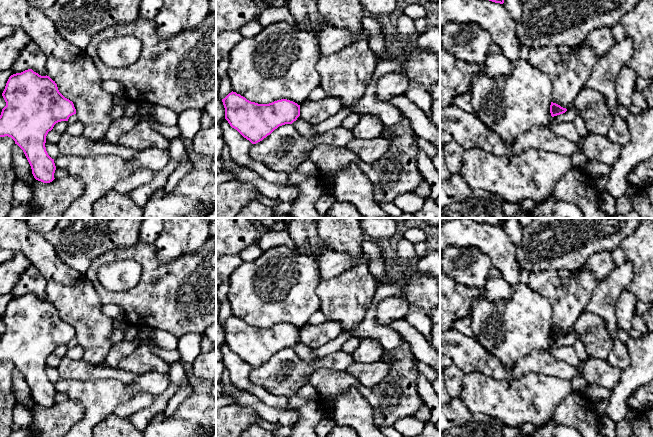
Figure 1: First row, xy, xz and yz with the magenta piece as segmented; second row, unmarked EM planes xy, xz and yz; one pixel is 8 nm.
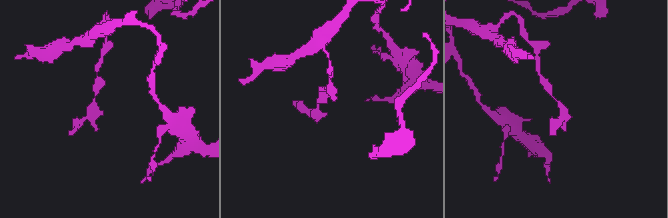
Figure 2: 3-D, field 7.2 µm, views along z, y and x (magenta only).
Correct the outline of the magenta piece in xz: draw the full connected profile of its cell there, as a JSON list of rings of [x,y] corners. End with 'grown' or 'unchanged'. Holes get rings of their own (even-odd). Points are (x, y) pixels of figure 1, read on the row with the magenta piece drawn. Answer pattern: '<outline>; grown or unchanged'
[[[232,91],[222,102],[230,126],[252,144],[262,141],[279,126],[292,124],[300,116],[300,105],[287,99],[258,104]]]; unchanged

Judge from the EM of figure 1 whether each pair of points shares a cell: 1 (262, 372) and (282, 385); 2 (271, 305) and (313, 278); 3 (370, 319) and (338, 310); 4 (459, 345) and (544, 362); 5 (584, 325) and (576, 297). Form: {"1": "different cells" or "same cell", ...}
{"1": "same cell", "2": "same cell", "3": "different cells", "4": "same cell", "5": "different cells"}

